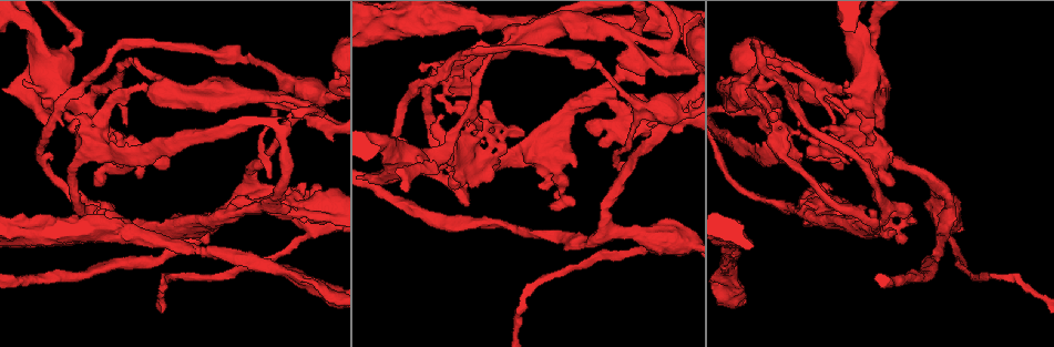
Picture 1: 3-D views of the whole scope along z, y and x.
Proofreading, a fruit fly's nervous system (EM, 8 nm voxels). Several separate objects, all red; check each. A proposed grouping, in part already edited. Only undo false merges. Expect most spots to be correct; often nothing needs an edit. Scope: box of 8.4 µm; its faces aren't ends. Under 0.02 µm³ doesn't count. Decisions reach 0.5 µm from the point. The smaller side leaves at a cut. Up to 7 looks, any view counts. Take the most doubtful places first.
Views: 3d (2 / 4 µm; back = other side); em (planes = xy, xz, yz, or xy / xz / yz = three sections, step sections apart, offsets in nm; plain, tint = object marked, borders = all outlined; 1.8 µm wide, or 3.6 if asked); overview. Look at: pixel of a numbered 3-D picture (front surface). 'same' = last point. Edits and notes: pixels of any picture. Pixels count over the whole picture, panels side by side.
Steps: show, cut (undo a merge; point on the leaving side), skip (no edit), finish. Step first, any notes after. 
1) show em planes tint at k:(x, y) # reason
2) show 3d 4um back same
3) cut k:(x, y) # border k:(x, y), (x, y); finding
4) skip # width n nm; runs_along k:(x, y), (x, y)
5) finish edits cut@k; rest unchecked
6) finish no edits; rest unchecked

show 3d 4um at 1:(102, 213) # branch point

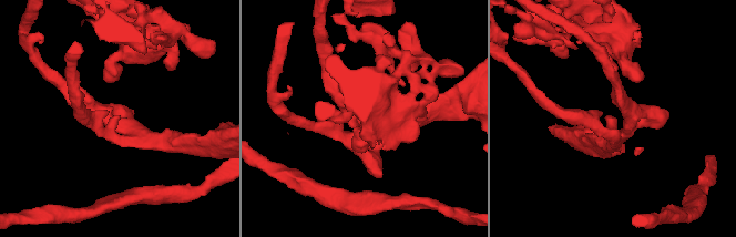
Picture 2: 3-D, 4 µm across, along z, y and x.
show em planes tint at 2:(627, 126)

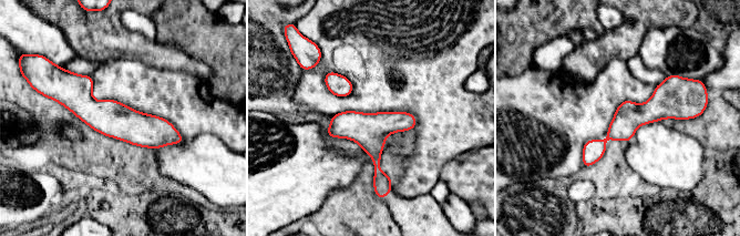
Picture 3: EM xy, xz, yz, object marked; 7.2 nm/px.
skip # runs_along 3:(61, 98), (180, 139); one neuron here

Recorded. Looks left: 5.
show 3d 4um at 1:(92, 146) # thin neck

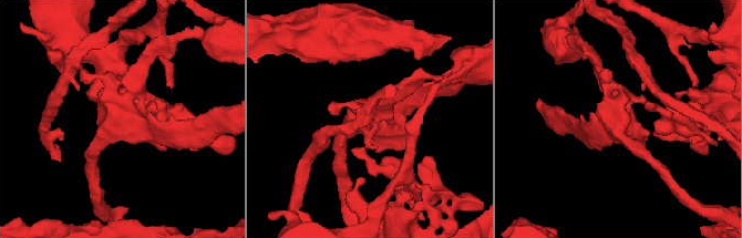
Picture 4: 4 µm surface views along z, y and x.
show em xz step 8 tint at 4:(117, 115) # shape alone is not enough

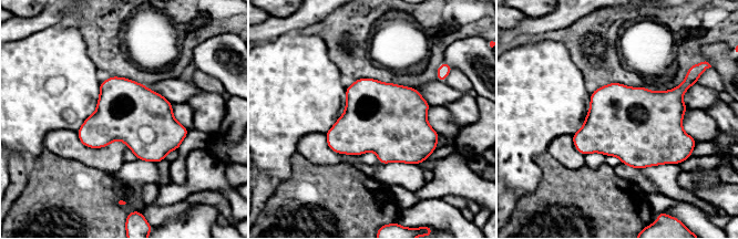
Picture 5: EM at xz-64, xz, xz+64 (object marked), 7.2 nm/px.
show em planes tint same # another direction

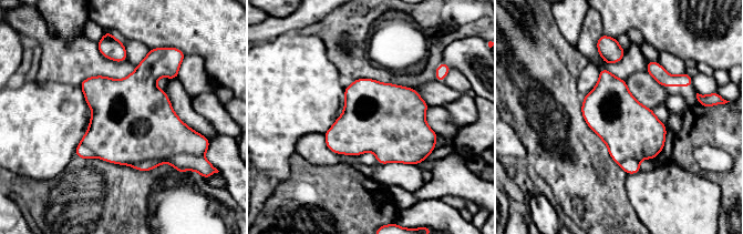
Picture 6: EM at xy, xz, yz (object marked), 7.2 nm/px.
skip # one neuron here

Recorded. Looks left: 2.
finish no edits; rest unchecked

